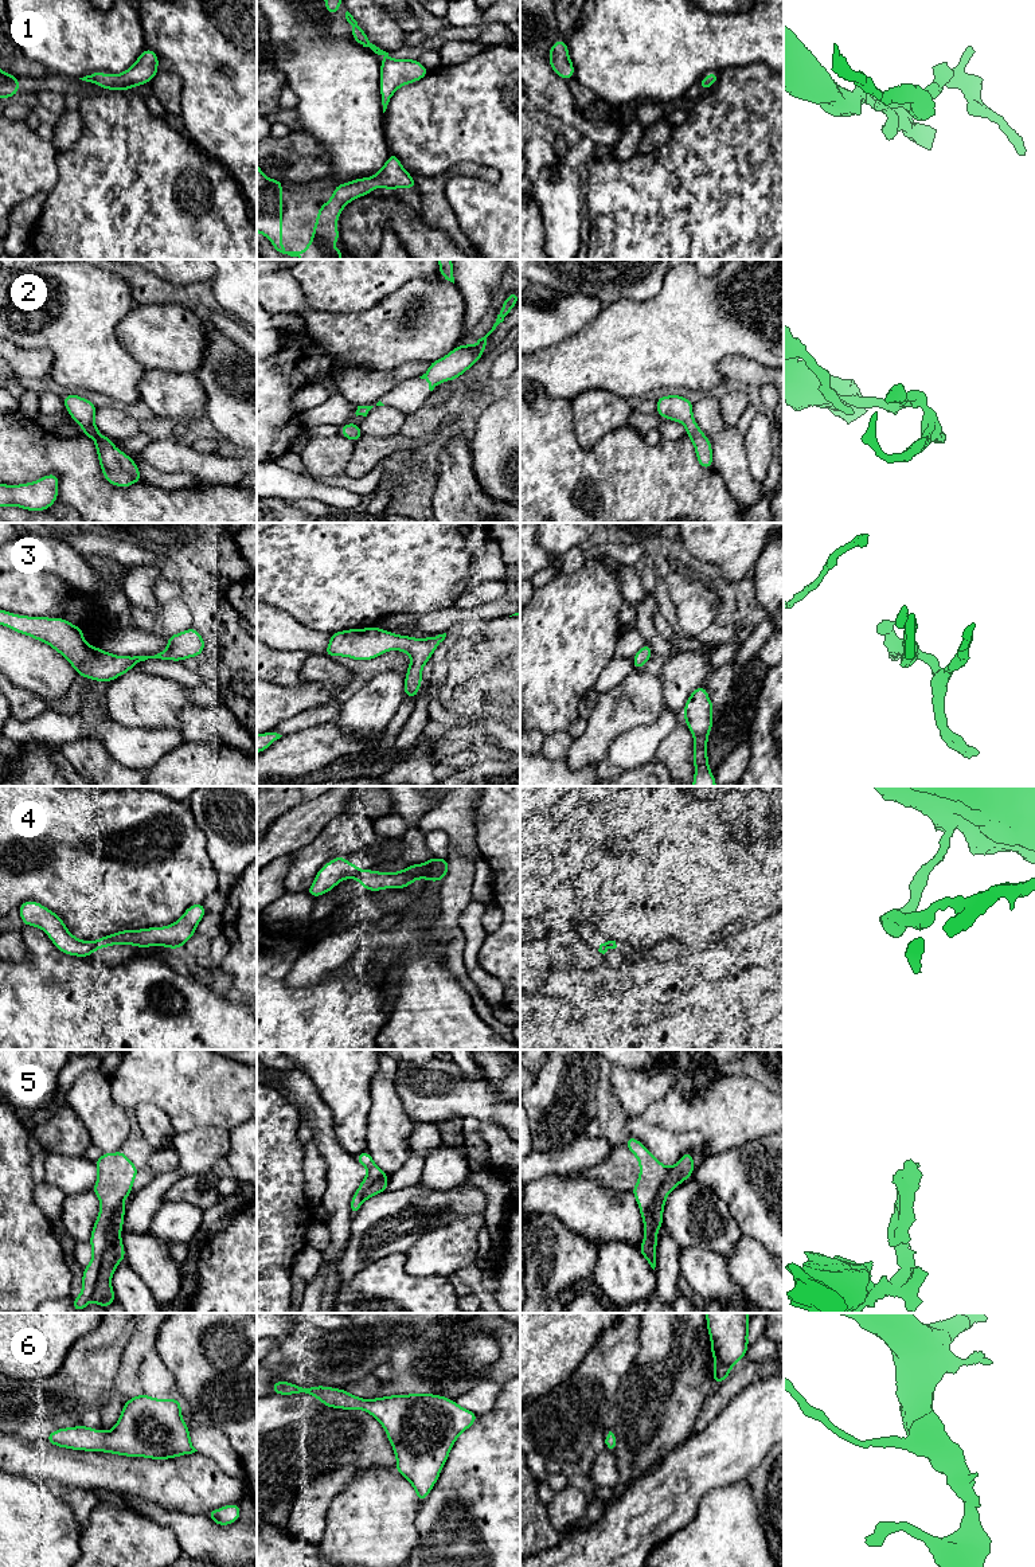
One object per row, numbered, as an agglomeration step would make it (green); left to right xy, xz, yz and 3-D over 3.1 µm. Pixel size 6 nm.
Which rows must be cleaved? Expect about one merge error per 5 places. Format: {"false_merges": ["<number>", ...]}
{"false_merges": ["4"]}

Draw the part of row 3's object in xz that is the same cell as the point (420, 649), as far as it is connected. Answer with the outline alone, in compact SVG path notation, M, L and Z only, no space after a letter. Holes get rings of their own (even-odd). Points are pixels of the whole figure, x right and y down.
M376 626L364 629L347 629L331 634L331 641L325 649L327 656L344 656L354 660L372 660L387 650L406 652L411 663L406 671L403 693L417 697L422 684L422 668L430 660L436 648L445 640L446 633L436 637L414 638L382 630Z

